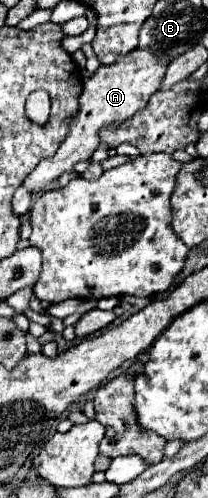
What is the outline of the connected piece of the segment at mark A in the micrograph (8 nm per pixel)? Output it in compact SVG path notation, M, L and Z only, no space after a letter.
M135 49L123 57L117 57L111 65L101 65L89 79L85 79L83 93L79 97L81 109L69 123L69 135L57 149L57 153L49 159L43 159L33 173L25 179L25 187L29 191L41 191L49 183L53 183L61 173L73 171L73 165L79 161L89 161L99 145L99 129L109 123L121 123L129 119L133 113L141 111L149 97L159 89L159 81L163 81L163 73L167 73L169 61L163 53L151 53L151 49Z

